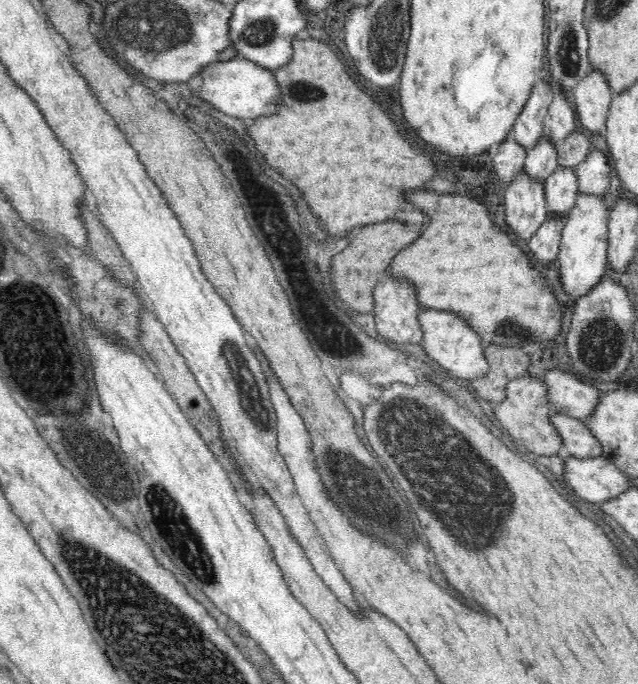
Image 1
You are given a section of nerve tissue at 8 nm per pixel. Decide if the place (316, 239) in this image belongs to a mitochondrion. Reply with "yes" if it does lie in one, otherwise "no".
no

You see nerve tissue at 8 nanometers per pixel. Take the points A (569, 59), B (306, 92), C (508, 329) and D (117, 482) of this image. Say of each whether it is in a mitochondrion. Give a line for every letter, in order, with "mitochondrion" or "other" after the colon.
A: mitochondrion
B: mitochondrion
C: mitochondrion
D: mitochondrion

